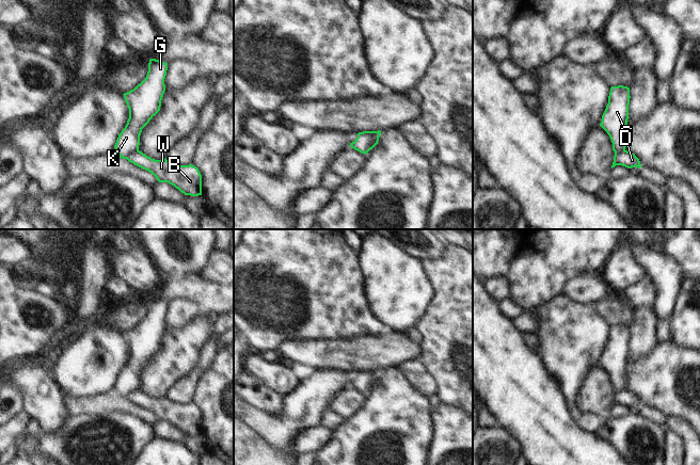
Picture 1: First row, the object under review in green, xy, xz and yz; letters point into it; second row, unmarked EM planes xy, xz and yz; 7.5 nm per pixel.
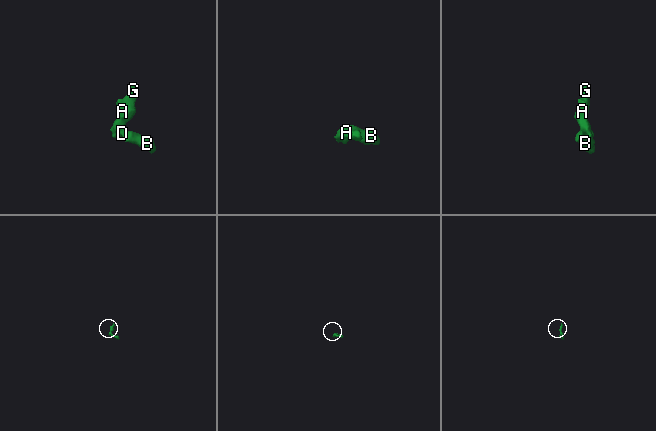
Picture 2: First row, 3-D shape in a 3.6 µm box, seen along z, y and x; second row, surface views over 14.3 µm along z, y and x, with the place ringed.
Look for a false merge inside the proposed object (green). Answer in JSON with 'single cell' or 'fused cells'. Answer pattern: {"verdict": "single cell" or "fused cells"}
{"verdict": "fused cells"}

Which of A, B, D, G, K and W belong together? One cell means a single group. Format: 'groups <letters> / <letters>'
groups A G K / B D W

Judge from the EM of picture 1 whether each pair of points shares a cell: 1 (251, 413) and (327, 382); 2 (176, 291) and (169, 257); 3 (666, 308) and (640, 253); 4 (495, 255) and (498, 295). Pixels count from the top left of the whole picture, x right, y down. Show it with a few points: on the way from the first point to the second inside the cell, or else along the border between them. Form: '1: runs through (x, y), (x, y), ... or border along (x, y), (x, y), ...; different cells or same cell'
1: runs through (270, 421), (287, 421), (307, 401); same cell
2: border along (196, 275), (190, 275), (183, 279), (161, 277); different cells
3: runs through (666, 294), (666, 278), (654, 267); same cell
4: border along (488, 278), (505, 278), (508, 283), (509, 297); different cells

